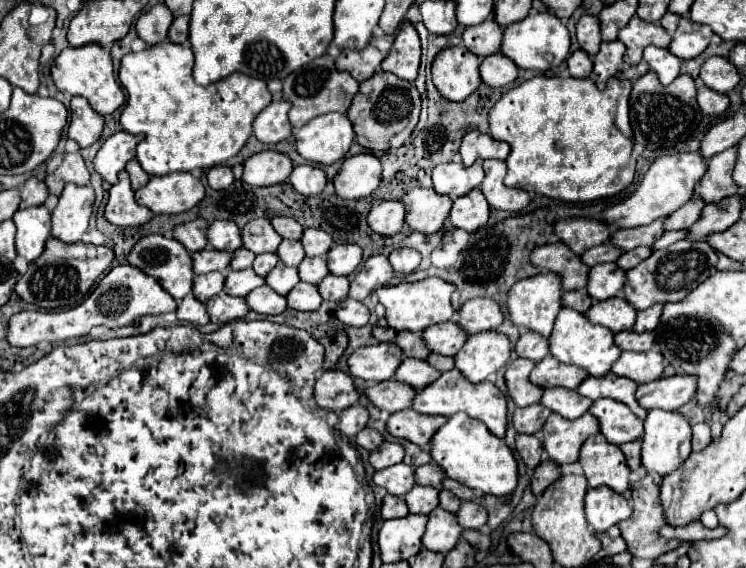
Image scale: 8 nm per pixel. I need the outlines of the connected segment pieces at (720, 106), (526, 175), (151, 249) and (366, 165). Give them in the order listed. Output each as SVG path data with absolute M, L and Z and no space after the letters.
M701 87L697 91L697 101L699 101L701 111L707 113L707 115L721 115L729 107L729 97L727 95L715 93L713 89L707 89L707 87Z
M537 75L509 89L489 111L491 137L505 141L511 147L511 153L507 157L505 185L567 203L587 203L603 197L613 197L619 191L623 191L629 183L633 183L637 163L633 159L629 93L631 81L617 77L609 79L603 91L595 87L593 79L573 79L573 77L547 79L543 75Z
M147 235L143 239L139 239L135 243L135 247L131 249L127 261L141 269L143 273L155 277L159 281L159 285L175 299L181 301L187 293L191 293L193 287L193 259L189 257L189 251L175 239L167 239L163 235Z
M371 153L353 155L343 161L339 173L333 177L335 191L341 199L369 197L381 181L381 163Z

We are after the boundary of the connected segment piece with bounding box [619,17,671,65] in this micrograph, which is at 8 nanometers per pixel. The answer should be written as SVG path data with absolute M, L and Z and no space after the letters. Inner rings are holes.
M633 17L621 31L619 31L619 41L625 43L627 53L623 61L627 65L637 65L643 59L643 49L647 45L657 45L657 47L667 47L671 43L671 37L659 23L647 23L639 17Z

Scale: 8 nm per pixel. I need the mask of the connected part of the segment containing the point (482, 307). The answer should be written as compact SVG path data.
M471 299L459 309L459 313L461 313L459 325L467 333L497 329L505 319L499 303L491 299Z

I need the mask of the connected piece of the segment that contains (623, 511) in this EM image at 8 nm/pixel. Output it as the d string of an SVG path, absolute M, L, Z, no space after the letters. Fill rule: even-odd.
M589 487L585 495L585 515L587 523L599 533L625 521L631 515L631 505L623 495L609 487Z

